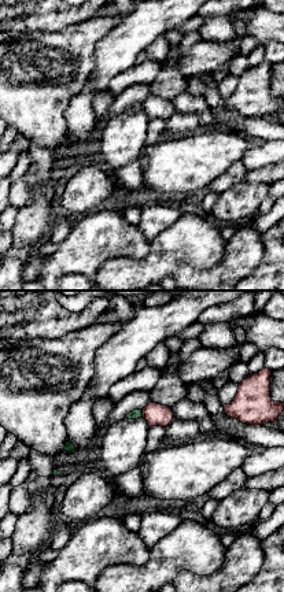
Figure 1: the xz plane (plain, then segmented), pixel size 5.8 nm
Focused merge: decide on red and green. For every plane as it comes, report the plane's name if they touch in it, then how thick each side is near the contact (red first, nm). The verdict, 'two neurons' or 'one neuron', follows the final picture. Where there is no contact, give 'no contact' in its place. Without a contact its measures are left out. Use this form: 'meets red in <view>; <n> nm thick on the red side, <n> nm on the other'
meets red in xz; 130 nm thick on the red side, 60 nm on the other

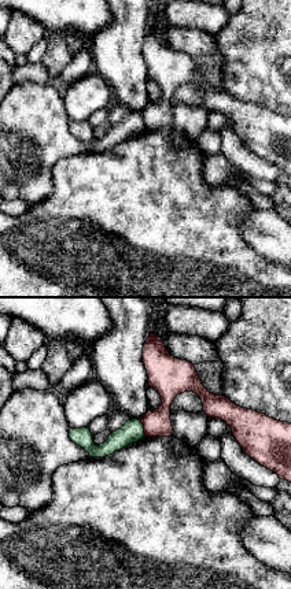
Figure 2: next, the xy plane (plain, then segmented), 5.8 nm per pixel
meets red in xy; 160 nm thick on the red side, 130 nm on the other

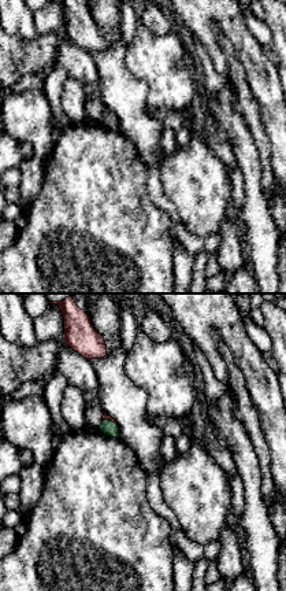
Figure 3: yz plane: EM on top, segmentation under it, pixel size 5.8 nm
meets red in yz; 40 nm thick on the red side, 90 nm on the other

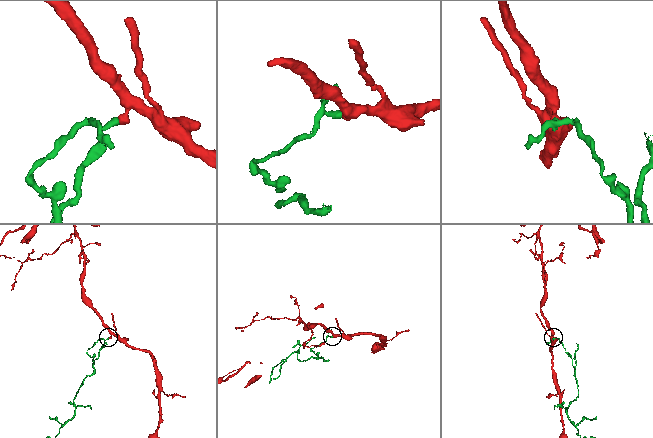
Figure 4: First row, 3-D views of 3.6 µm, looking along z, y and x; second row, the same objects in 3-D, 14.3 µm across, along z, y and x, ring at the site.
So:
two neurons

